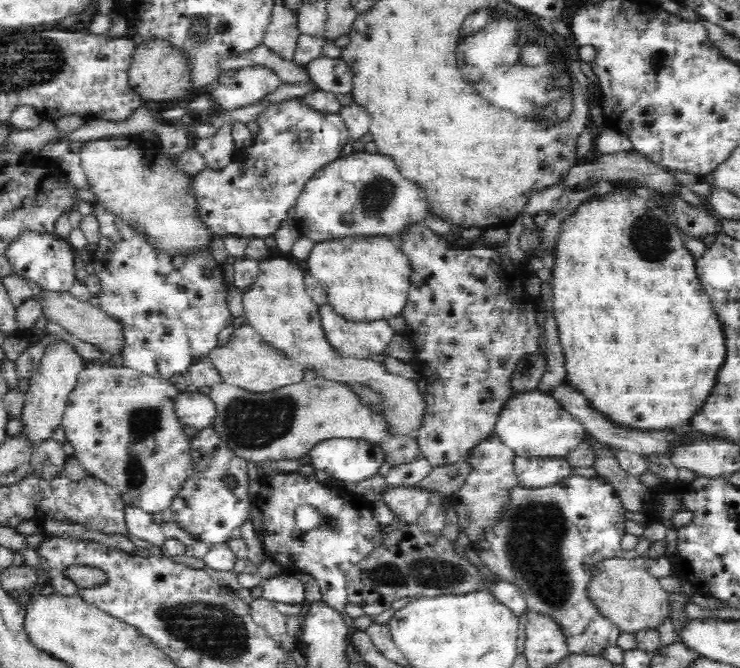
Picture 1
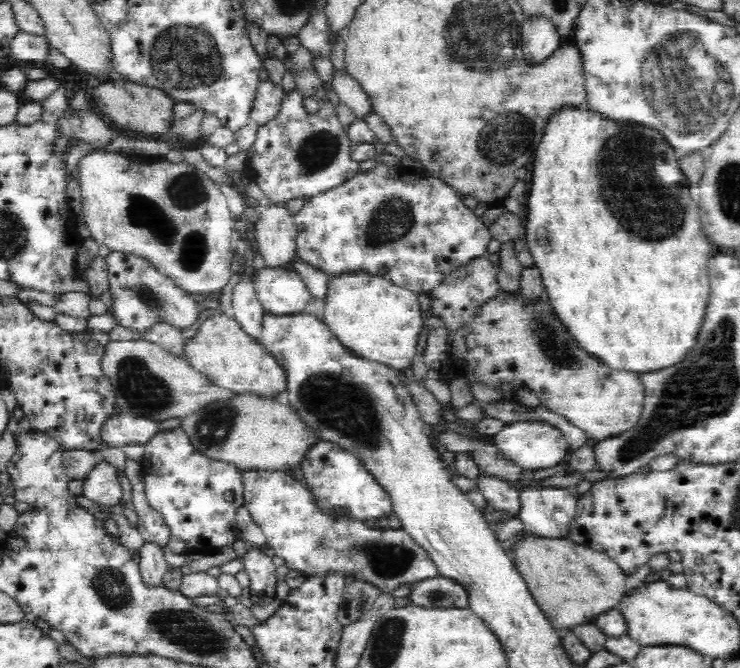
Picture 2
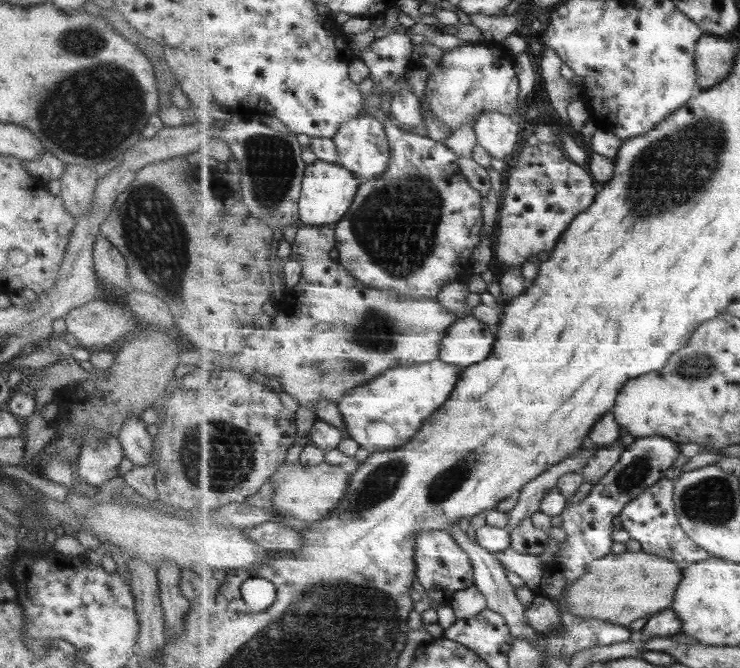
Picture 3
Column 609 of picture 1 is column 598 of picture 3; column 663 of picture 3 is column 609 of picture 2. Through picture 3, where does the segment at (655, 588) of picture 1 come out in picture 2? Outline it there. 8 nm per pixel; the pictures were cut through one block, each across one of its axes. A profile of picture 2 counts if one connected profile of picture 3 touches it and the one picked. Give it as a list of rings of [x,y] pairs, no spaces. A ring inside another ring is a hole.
[[[527,534],[513,548],[518,572],[538,607],[558,632],[593,623],[602,614],[610,612],[622,602],[632,584],[630,576],[606,553],[595,552],[567,538],[546,539]]]

